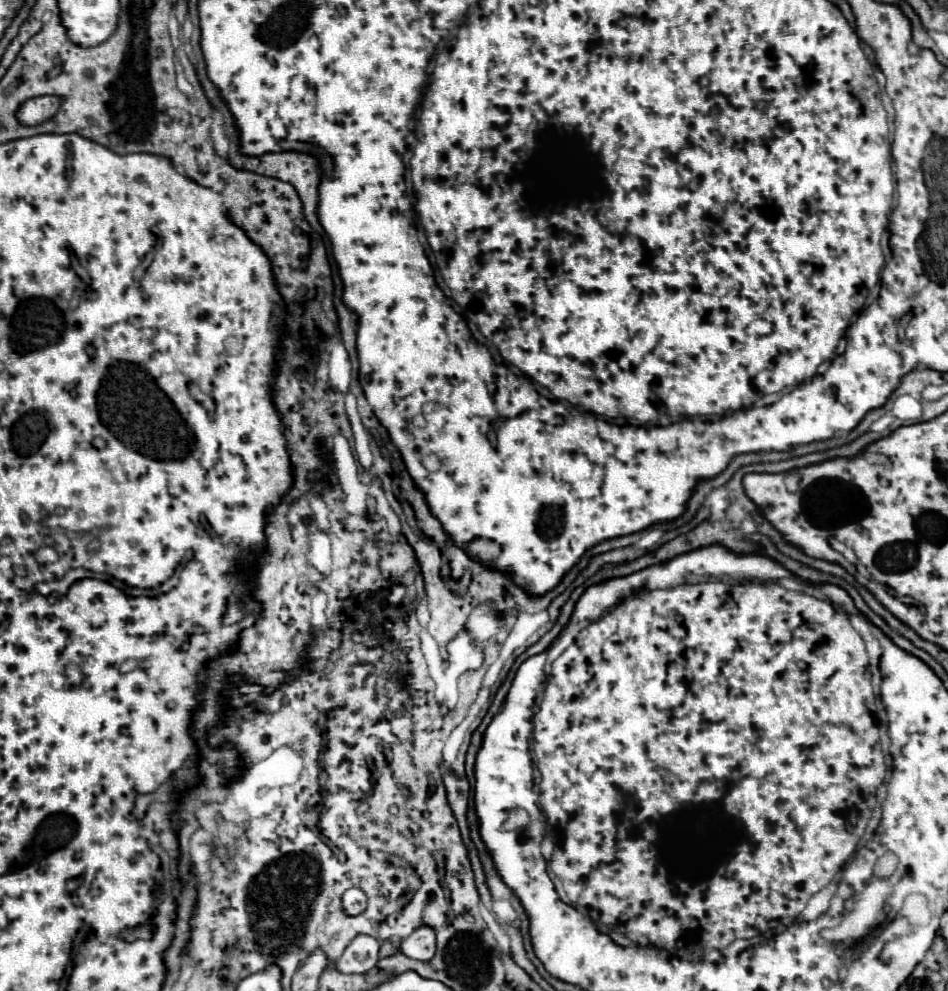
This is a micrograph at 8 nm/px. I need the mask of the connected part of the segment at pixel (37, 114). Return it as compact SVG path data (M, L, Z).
M40 96L29 99L19 108L17 118L23 124L41 124L45 120L49 120L61 105L61 99L57 96Z

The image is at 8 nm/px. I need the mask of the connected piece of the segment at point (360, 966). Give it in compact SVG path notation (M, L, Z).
M357 936L335 962L343 974L367 974L379 960L379 942L369 936Z

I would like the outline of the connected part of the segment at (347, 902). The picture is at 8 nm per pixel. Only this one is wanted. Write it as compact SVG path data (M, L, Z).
M349 888L343 894L343 908L347 914L361 914L367 908L367 896L361 888Z

